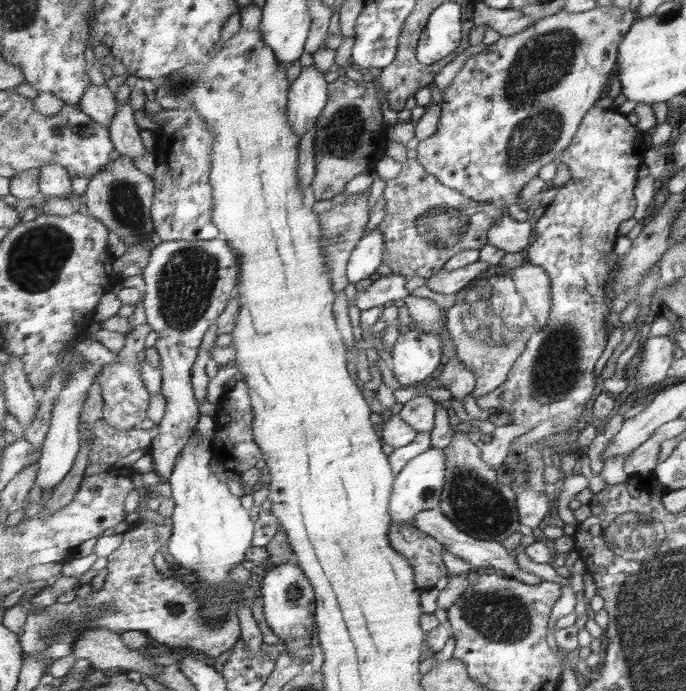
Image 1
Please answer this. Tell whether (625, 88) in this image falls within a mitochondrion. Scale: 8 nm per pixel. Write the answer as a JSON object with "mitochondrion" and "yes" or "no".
{"mitochondrion":"no"}

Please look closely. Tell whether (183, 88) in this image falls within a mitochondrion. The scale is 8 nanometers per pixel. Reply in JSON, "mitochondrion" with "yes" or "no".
{"mitochondrion":"yes"}

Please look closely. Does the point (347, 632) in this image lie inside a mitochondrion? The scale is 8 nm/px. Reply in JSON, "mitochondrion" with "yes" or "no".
{"mitochondrion":"no"}

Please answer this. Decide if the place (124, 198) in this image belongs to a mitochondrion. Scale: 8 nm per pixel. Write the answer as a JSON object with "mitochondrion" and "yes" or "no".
{"mitochondrion":"yes"}

